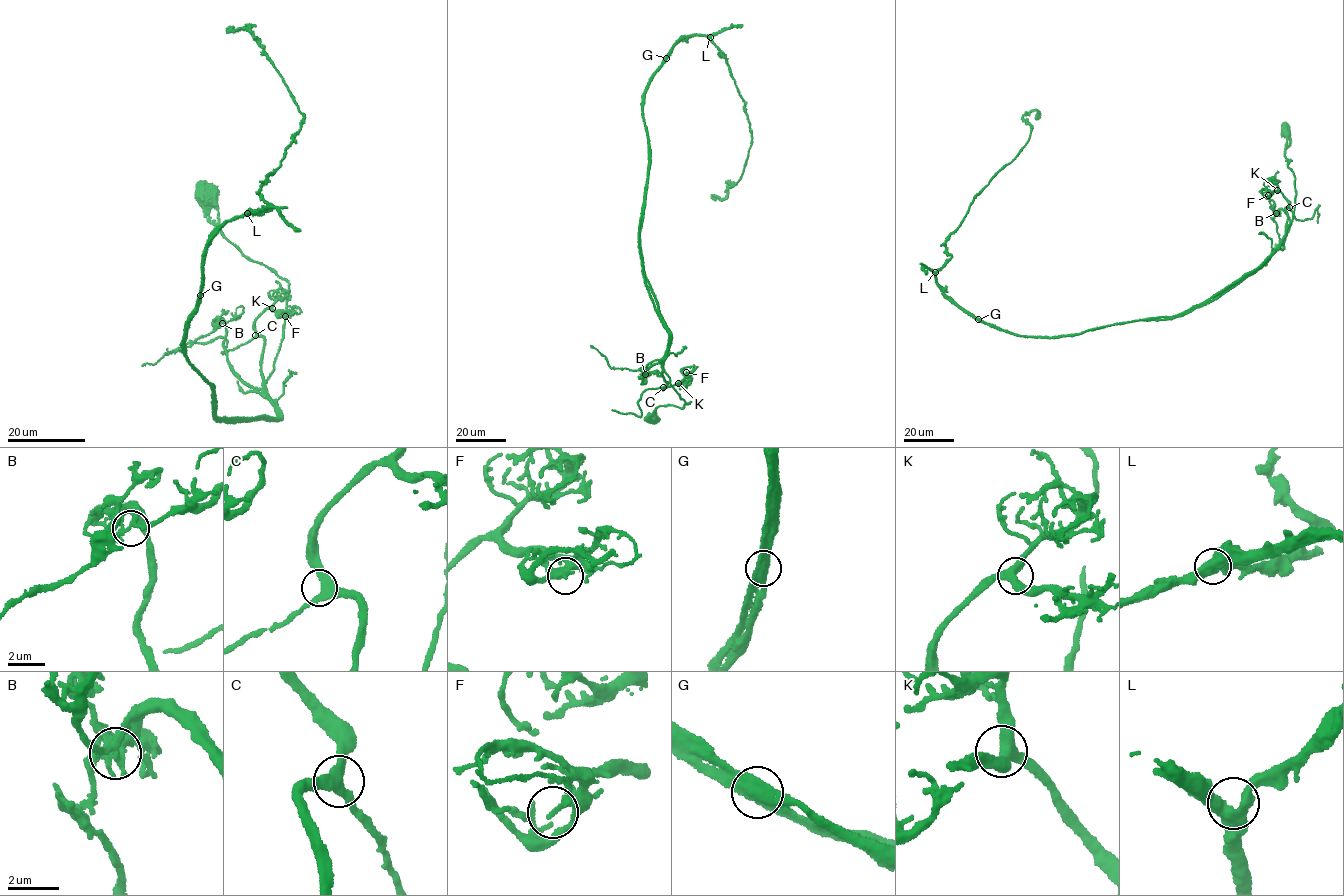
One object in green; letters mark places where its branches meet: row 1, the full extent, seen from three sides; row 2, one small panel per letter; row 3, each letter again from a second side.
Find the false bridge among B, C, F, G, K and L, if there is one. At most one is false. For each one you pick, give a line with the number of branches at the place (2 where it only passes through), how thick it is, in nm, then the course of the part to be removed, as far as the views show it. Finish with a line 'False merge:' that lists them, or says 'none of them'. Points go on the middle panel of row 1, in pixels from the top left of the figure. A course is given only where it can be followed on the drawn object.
G: 2 | 440 nm | (666, 58), (642, 101), (649, 163), (638, 244), (668, 334), (668, 383), (642, 393), (640, 416), (611, 410)
False merge: G

